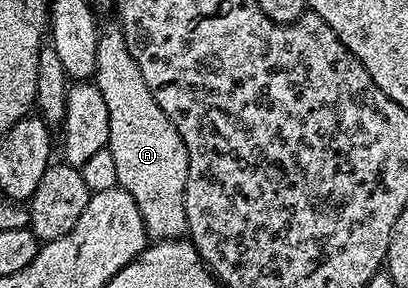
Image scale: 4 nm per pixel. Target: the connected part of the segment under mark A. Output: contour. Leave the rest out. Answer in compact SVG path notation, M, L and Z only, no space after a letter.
M103 29L96 48L96 85L110 113L108 148L116 160L118 185L127 190L140 208L147 239L169 240L187 233L184 188L188 180L188 152L170 118L148 92L144 76L126 47L121 29Z

